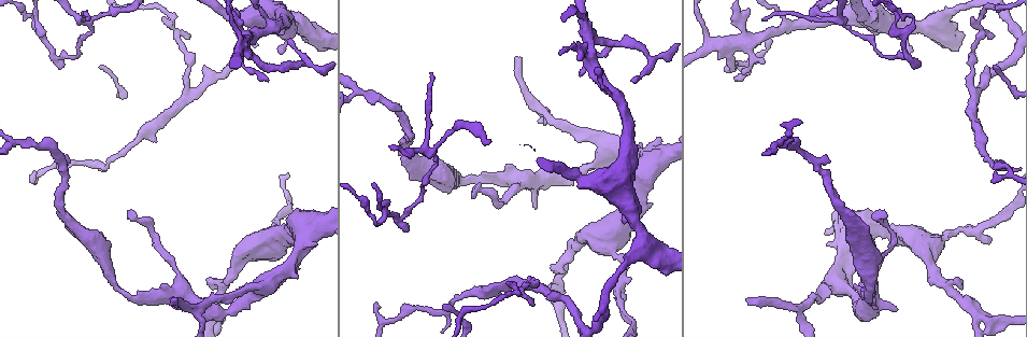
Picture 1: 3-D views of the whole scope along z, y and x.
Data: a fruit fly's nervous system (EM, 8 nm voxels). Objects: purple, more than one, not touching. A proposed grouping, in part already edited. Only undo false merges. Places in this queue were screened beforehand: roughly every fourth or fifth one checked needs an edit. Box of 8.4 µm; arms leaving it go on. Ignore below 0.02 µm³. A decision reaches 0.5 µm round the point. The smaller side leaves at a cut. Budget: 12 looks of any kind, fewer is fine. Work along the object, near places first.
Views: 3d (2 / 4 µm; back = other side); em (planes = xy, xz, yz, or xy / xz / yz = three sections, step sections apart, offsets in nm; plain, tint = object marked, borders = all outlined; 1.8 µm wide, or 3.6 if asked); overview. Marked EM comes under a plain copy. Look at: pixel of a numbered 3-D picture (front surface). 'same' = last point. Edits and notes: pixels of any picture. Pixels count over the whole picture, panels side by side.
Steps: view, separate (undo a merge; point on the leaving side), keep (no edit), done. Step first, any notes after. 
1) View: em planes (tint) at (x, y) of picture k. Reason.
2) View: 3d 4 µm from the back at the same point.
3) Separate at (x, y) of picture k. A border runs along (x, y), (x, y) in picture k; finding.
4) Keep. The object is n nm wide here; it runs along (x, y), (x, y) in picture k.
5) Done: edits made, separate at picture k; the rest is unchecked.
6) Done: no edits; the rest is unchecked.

View: 3d 4 µm at (125, 296) of picture 1.

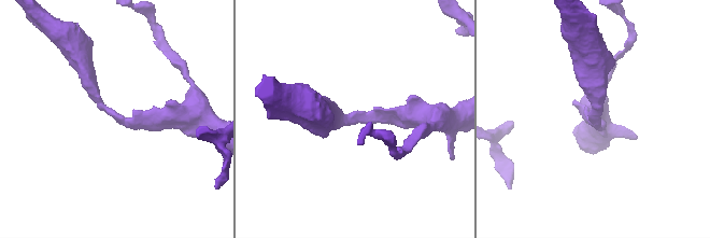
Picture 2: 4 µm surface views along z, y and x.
View: em yz step 4 (tint) at (356, 121) of picture 2. The arms are 220, 280 nm wide; need the tissue.

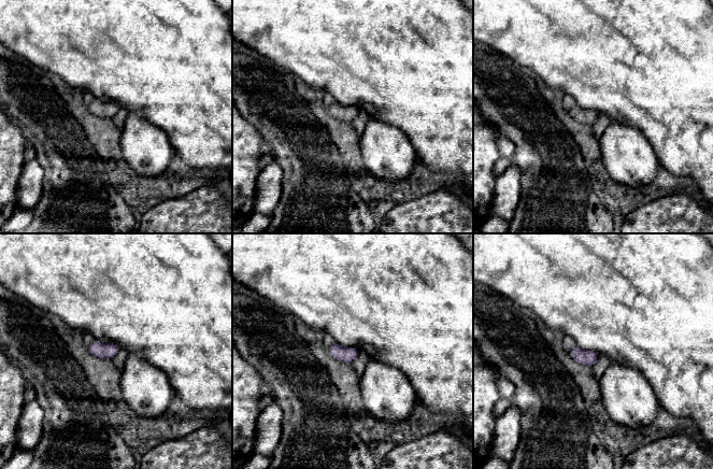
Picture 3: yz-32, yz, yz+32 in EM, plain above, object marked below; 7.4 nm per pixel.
View: em planes (tint) at the same point.

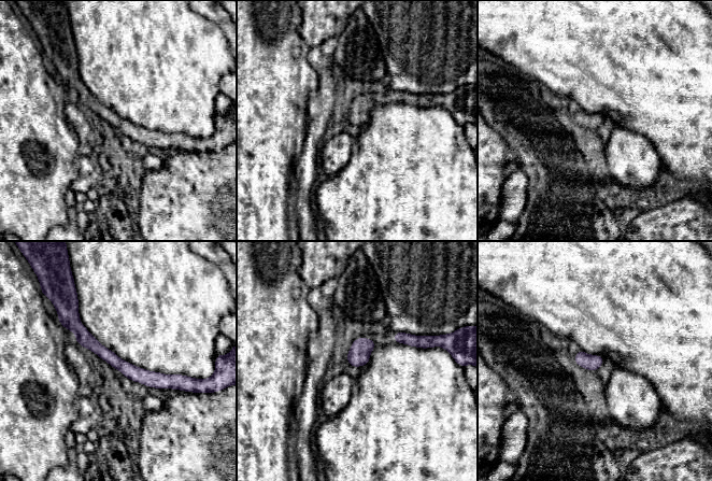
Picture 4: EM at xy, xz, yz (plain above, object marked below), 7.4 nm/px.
Keep. The object is 120 nm wide here; all the same cell.

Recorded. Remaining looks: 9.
View: em planes (tint) at (842, 20) of picture 1. Three arms meet.

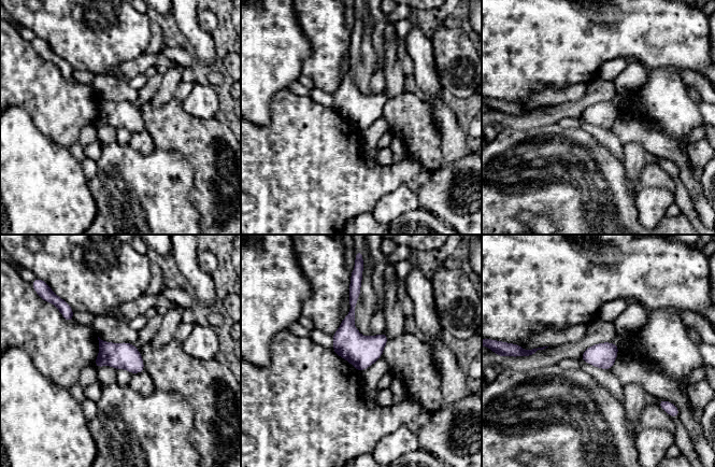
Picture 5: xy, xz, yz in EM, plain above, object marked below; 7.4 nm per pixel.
Keep. All the same cell.

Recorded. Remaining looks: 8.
View: em xz step 8 (tint) at (403, 216) of picture 1. Abrupt turn.

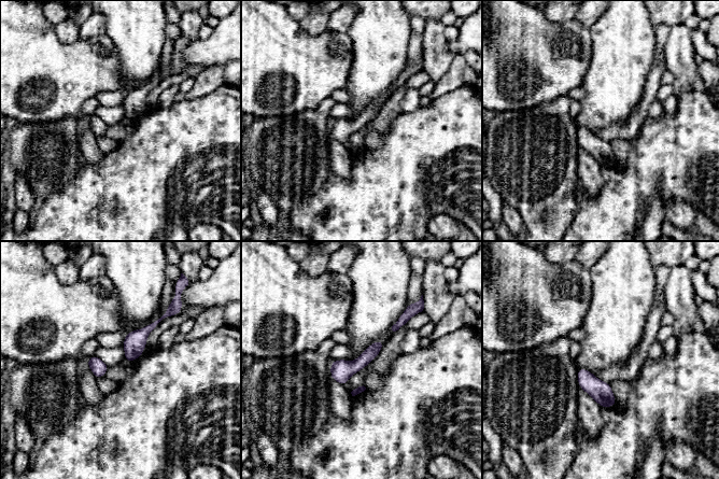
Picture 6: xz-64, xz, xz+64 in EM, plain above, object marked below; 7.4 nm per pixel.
View: em yz step 4 (tint) at the same point.

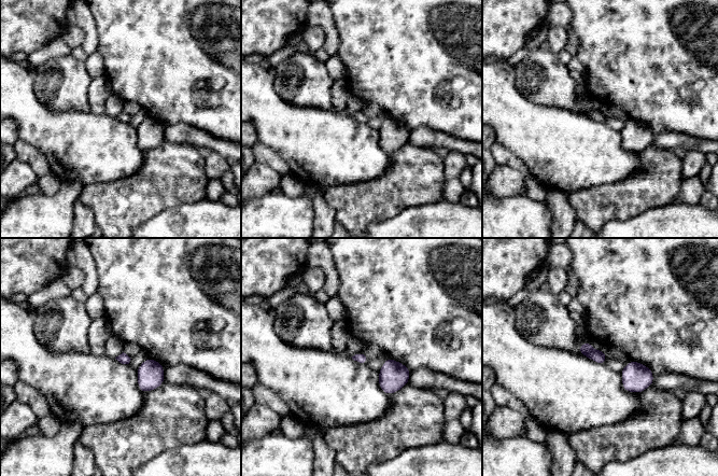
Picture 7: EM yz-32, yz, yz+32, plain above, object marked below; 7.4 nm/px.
Keep. The object is 80 nm wide here; one cell here.

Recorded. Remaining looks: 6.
View: 3d 4 µm at (800, 308) of picture 1. Three-way junction.

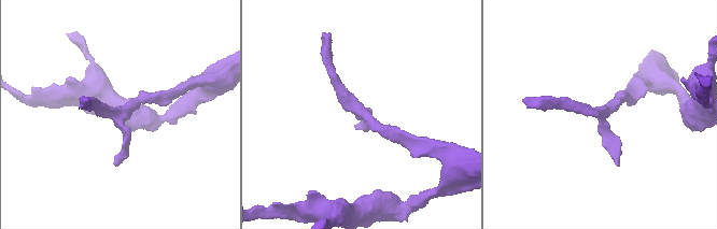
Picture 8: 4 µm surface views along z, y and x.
View: em planes (tint) at (123, 110) of picture 8.

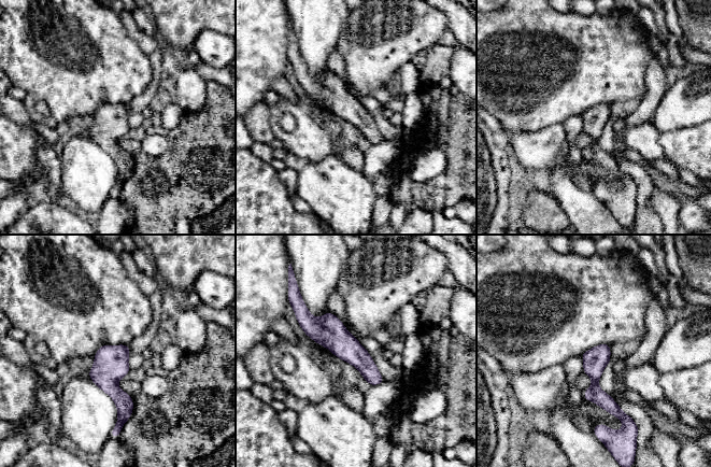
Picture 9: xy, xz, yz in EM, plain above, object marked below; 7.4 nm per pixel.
Keep. The object is 190 nm wide here; continuous, no second cell.

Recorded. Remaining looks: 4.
View: em xz step 8 (tint) at (247, 47) of picture 1. Four or more arms meet.

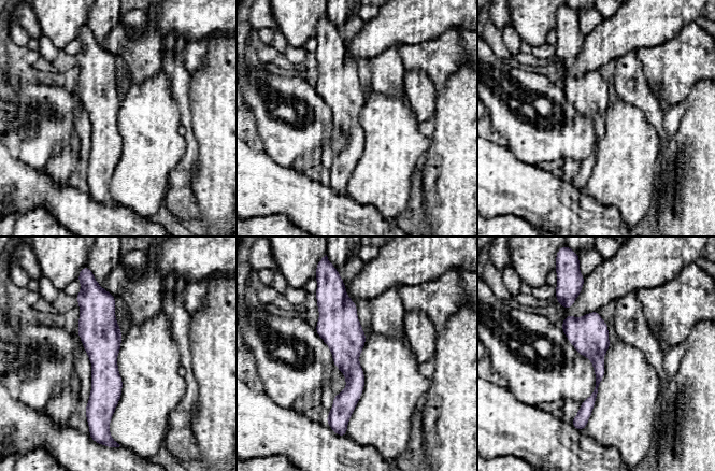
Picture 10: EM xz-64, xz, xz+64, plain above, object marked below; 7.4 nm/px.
View: em yz step 4 (borders) at the same point. Another direction.

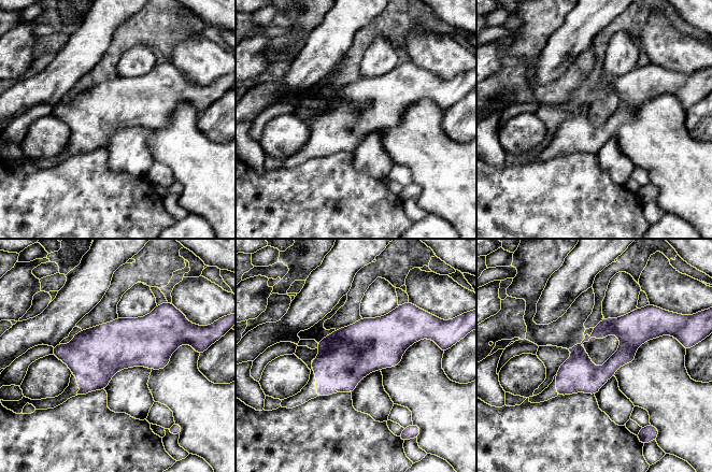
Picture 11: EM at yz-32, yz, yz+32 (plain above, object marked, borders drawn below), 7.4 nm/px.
Keep. It runs along (645, 317), (602, 374), (558, 391) in picture 11; one cell here.

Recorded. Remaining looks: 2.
Done: no edits; the rest is unchecked.

